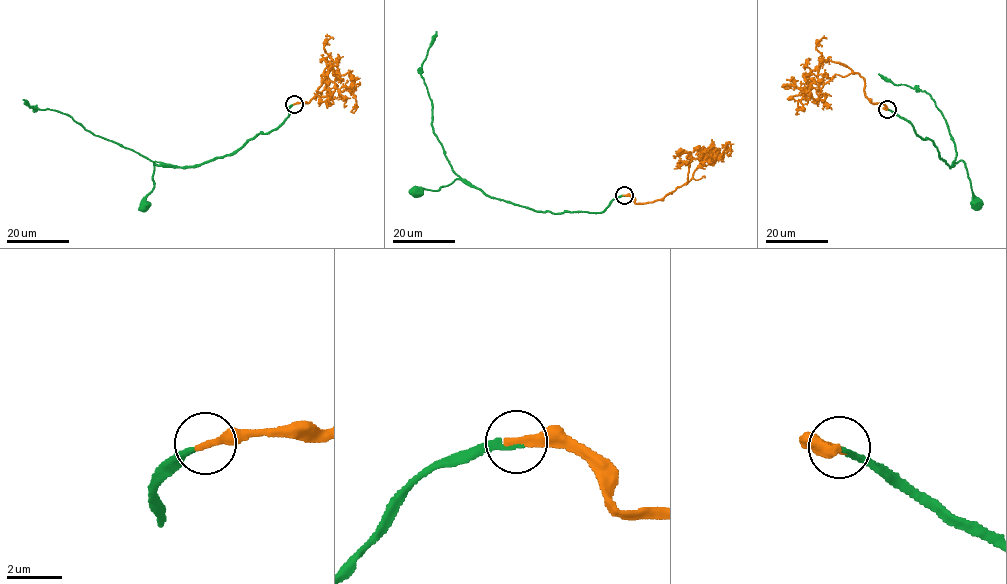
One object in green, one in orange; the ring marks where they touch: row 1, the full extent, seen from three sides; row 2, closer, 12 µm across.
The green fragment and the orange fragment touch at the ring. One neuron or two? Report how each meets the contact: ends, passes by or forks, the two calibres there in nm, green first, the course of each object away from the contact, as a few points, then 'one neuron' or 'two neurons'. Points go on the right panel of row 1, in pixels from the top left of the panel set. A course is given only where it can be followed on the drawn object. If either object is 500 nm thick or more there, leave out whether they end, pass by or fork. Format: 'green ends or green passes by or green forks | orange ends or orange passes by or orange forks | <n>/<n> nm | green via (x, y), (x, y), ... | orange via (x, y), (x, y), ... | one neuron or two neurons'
green ends | orange ends | 190/280 nm | green via (887, 109), (910, 123), (923, 139), (931, 139), (940, 158), (950, 166), (961, 161), (966, 168), (974, 204) | orange via (887, 109), (865, 95), (860, 74), (831, 60), (821, 60), (804, 92), (784, 84), (796, 85) | one neuron

